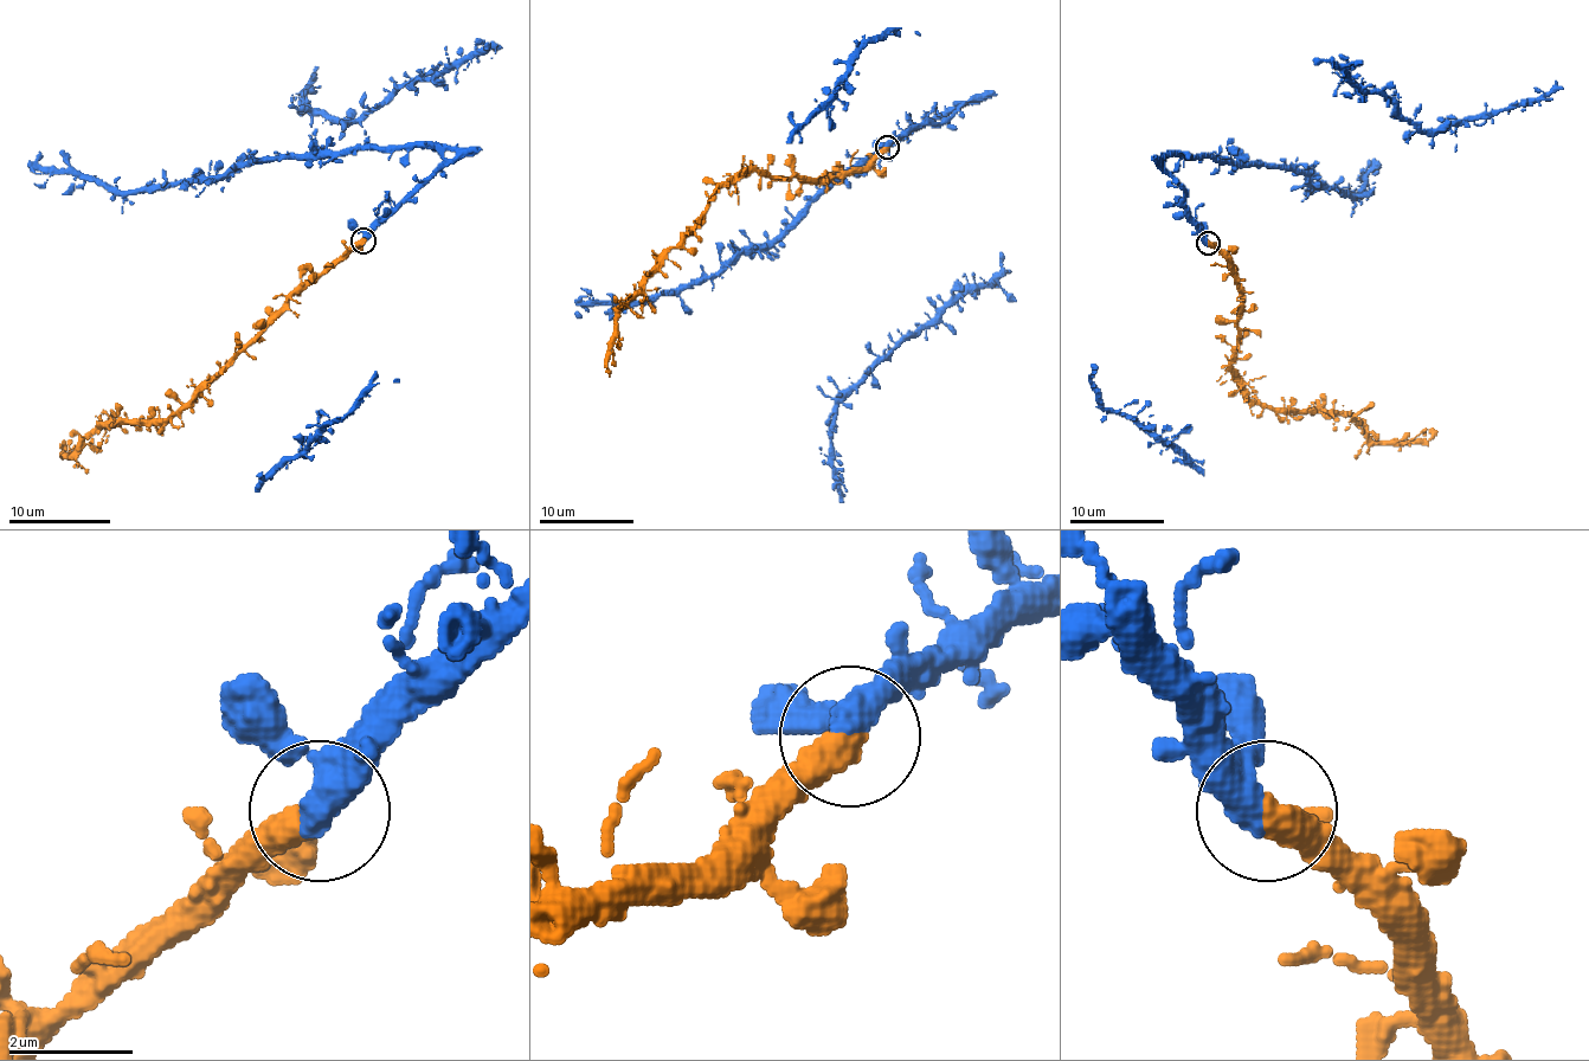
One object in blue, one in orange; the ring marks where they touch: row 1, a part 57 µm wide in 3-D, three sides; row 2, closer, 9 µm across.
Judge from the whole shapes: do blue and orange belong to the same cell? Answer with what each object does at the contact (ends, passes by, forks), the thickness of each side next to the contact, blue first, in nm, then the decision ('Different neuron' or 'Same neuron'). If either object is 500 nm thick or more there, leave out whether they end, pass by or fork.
At the ring blue passes by. At the ring orange ends. Thickness 360 nm (blue) against 480 nm. Same neuron

